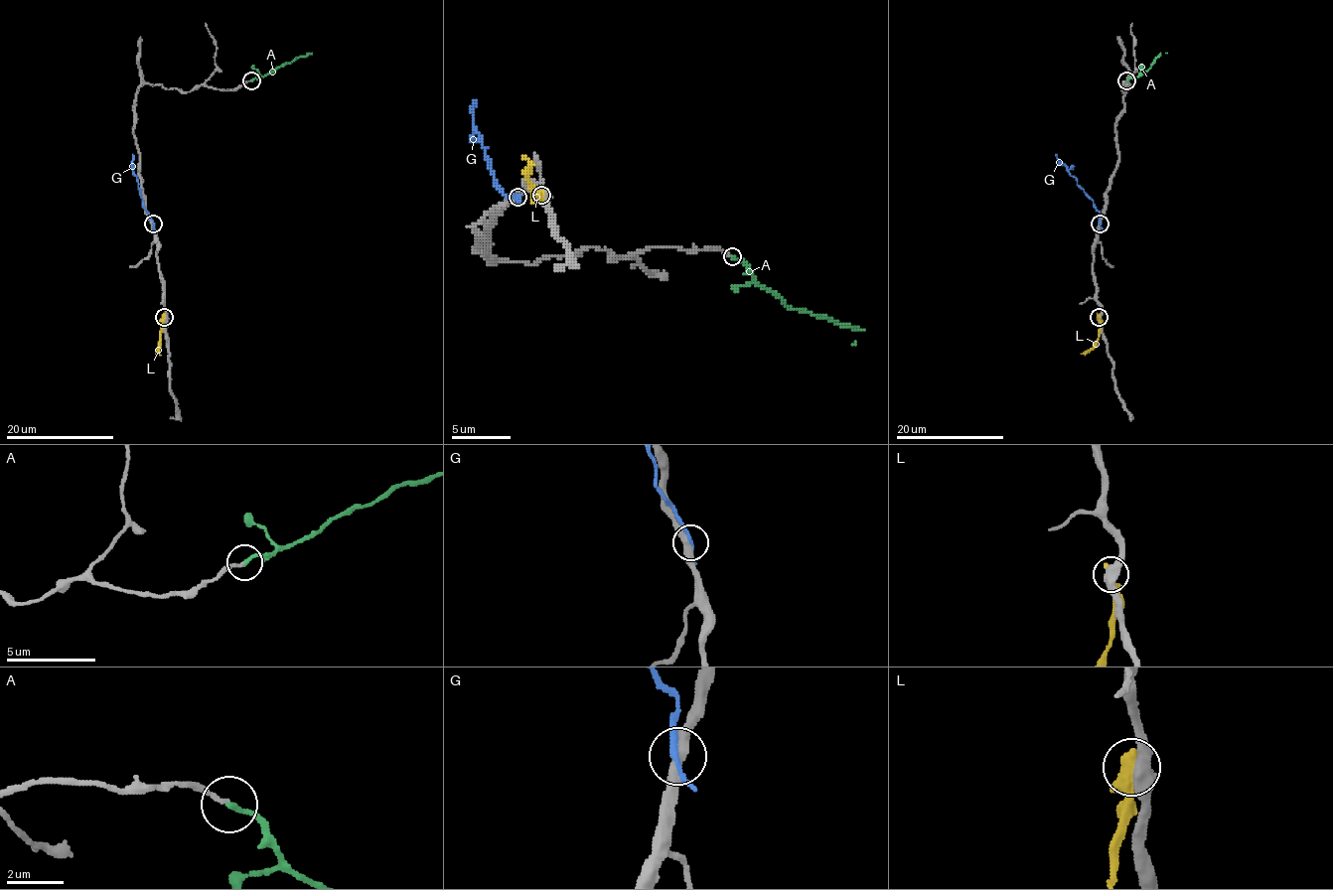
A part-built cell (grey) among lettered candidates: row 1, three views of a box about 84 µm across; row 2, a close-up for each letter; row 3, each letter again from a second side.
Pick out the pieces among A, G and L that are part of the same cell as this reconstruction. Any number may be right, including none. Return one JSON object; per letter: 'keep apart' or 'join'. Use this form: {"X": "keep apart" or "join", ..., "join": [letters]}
{"A": "join", "G": "keep apart", "L": "keep apart", "join": ["A"]}

